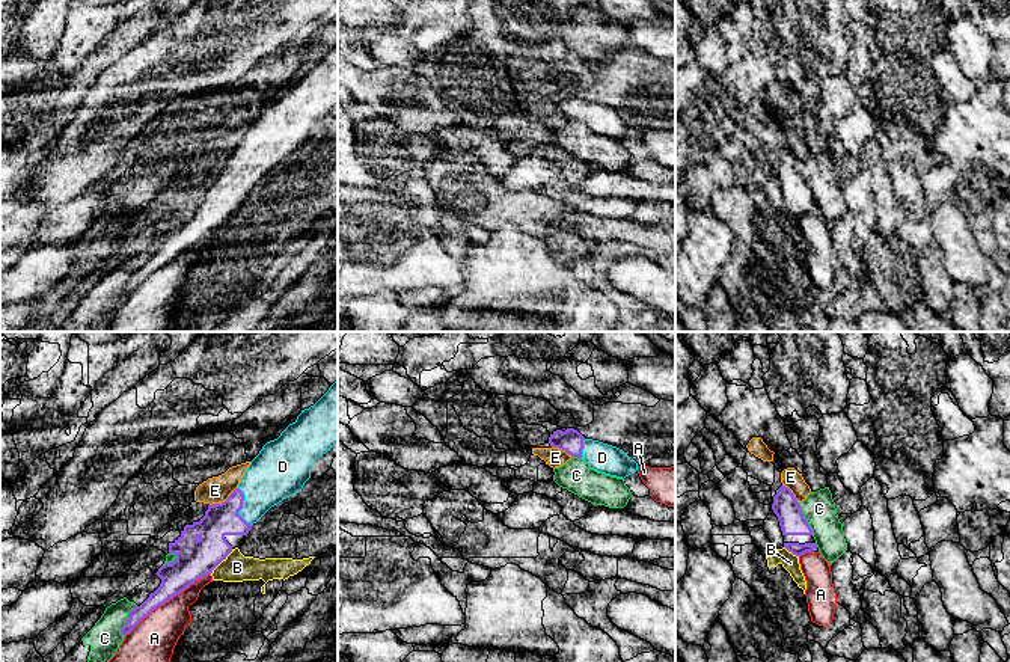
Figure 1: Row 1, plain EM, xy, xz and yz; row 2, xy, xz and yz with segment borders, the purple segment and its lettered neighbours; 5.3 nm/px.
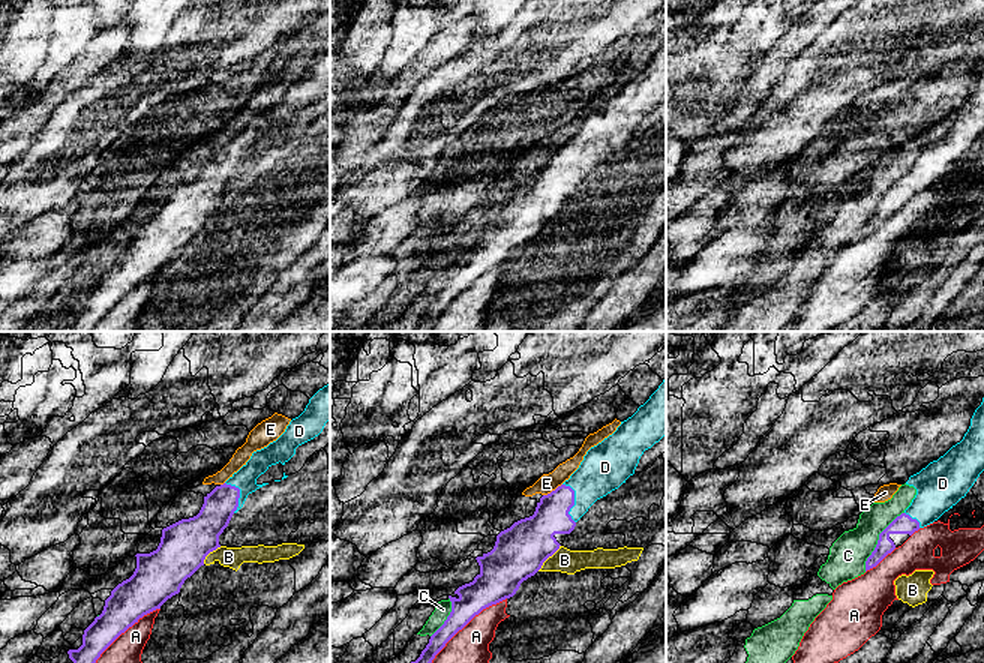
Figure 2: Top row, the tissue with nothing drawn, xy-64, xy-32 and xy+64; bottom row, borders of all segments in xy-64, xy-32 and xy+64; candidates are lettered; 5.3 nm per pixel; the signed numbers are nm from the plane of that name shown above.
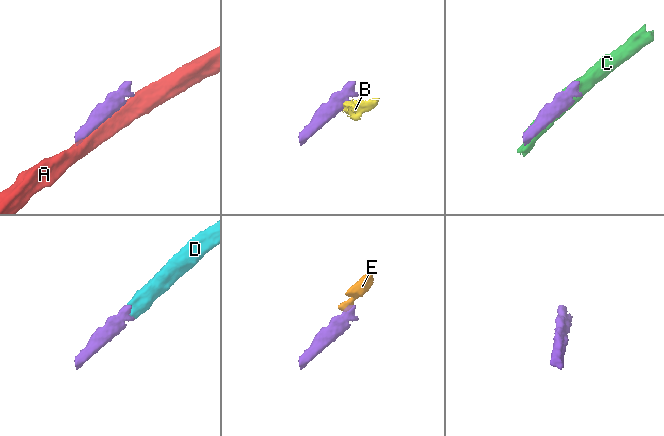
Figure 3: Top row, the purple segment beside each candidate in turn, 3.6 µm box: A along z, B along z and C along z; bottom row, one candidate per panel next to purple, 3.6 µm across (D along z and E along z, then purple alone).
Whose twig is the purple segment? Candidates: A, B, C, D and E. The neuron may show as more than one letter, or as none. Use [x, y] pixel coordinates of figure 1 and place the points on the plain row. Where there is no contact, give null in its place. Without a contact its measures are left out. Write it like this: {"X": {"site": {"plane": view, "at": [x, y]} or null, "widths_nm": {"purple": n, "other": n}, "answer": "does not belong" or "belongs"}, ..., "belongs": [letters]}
{"A": {"site": {"plane": "xy", "at": [168, 263]}, "widths_nm": {"purple": 190, "other": 240}, "answer": "does not belong"}, "B": {"site": {"plane": "xy", "at": [222, 222]}, "widths_nm": {"purple": 200, "other": 150}, "answer": "does not belong"}, "C": {"site": {"plane": "xy", "at": [127, 282]}, "widths_nm": {"purple": 90, "other": 180}, "answer": "does not belong"}, "D": {"site": {"plane": "xy", "at": [241, 169]}, "widths_nm": {"purple": 180, "other": 280}, "answer": "belongs"}, "E": {"site": {"plane": "xy", "at": [225, 163]}, "widths_nm": {"purple": 180, "other": 140}, "answer": "does not belong"}, "belongs": ["D"]}

